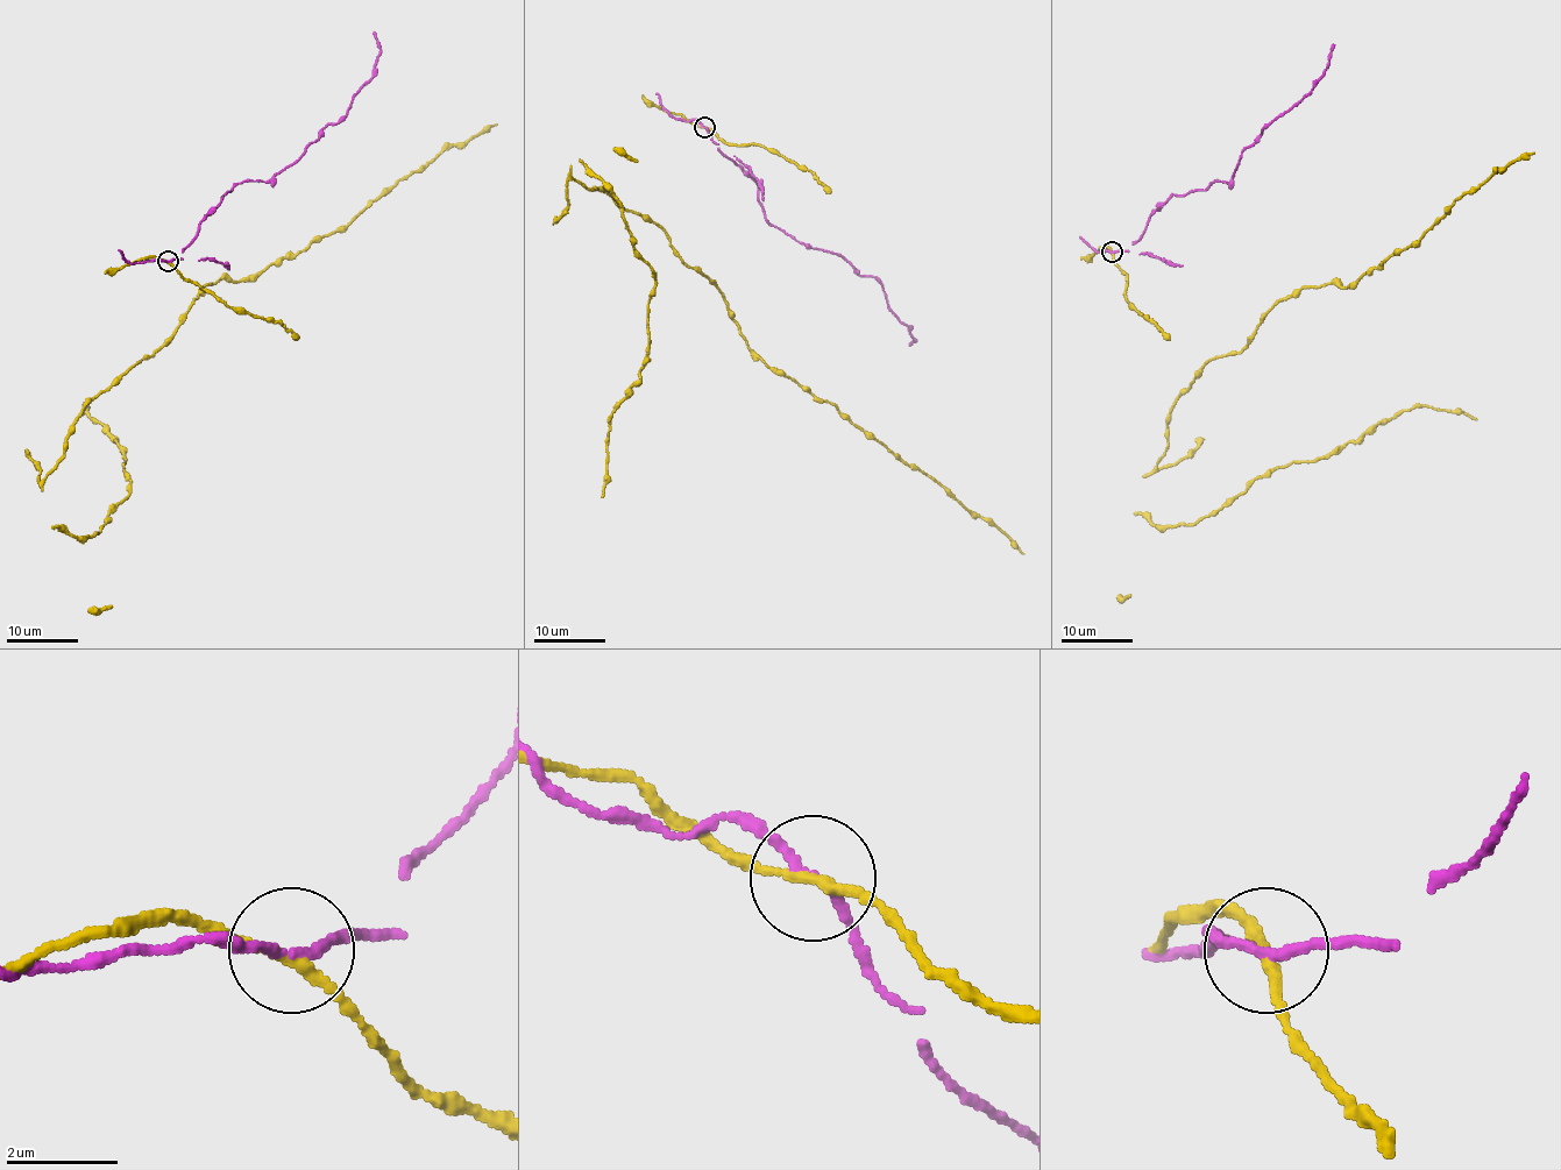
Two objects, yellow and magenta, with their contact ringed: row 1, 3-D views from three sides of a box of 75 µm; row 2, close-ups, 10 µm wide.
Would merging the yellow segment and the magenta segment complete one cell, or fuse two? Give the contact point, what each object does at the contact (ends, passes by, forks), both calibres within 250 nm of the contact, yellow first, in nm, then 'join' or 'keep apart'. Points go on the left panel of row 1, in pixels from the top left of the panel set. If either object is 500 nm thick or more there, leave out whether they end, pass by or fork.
(168, 261) | yellow passes by | magenta passes by | 180/160 nm | keep apart

